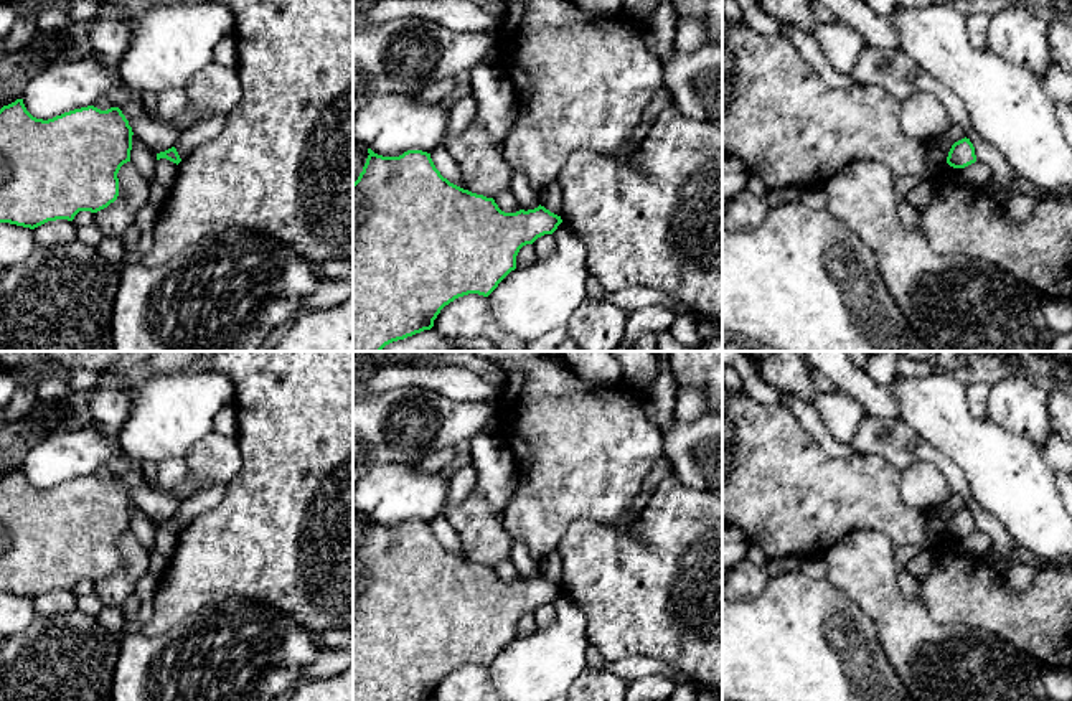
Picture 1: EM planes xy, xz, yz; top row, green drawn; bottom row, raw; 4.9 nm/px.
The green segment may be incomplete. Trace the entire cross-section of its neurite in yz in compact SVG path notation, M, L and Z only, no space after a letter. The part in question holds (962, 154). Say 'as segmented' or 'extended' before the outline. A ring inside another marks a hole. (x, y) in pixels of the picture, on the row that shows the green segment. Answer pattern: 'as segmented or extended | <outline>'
as segmented | M966 137L955 142L947 157L947 163L953 168L965 168L975 162L976 162L975 147Z

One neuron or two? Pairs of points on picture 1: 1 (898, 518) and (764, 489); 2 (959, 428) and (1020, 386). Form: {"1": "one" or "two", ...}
{"1": "one", "2": "two"}

